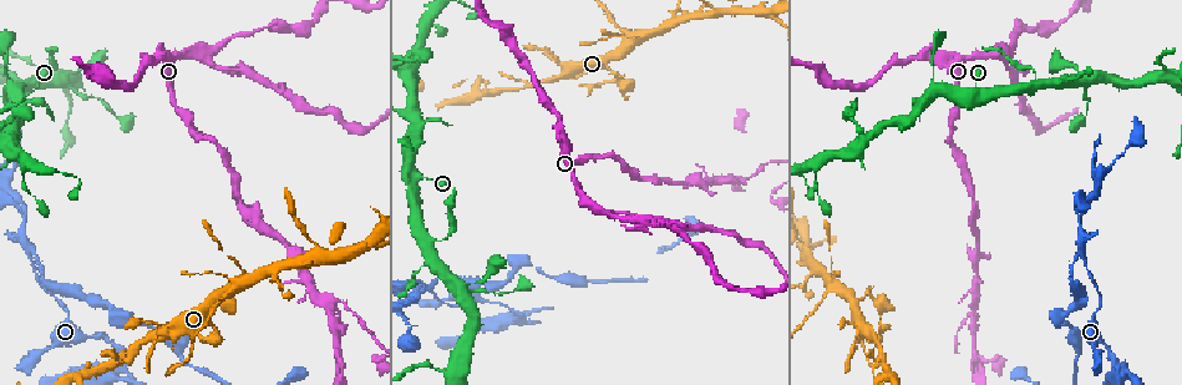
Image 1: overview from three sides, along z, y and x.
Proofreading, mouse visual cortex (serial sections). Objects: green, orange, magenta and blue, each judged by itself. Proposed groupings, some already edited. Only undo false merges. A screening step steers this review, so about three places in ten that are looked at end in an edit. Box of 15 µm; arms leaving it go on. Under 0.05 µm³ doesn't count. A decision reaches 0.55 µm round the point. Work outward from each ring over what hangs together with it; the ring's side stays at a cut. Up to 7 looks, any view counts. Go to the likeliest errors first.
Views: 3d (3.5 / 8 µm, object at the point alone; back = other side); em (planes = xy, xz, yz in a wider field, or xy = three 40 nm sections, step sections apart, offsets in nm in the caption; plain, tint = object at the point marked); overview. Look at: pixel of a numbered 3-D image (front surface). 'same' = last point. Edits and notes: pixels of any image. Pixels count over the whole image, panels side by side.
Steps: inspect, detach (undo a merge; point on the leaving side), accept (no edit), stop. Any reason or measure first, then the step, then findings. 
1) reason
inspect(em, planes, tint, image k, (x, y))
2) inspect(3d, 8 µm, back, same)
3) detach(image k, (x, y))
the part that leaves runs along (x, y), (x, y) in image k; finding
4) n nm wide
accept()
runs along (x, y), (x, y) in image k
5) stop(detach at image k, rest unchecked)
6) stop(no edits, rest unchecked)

three arms meet
inspect(3d, 3.5 µm, image 1, (200, 50))

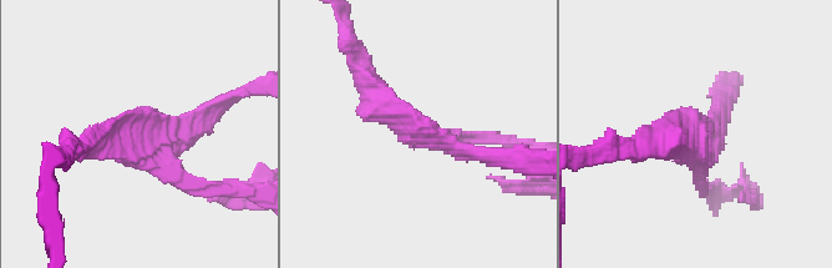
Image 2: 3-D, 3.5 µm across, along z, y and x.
3 arms; arms of 150, 200, 200 nm
inspect(em, xy, step 2, plain, image 2, (412, 133))

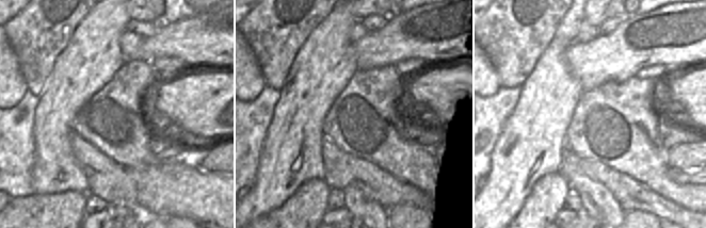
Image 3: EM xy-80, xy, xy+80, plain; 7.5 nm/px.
inspect(em, xy, step 2, tint, same)

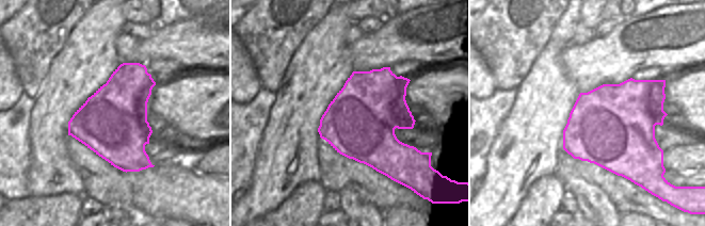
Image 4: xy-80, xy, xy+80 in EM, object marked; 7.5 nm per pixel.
accept()
one cell here

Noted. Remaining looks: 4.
thin neck
inspect(3d, 8 µm, back, image 1, (282, 92))

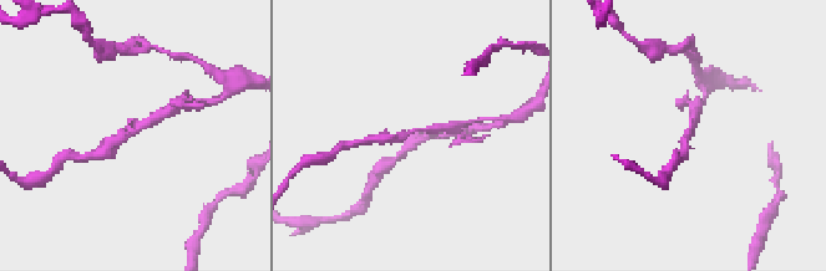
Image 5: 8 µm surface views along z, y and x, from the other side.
need the tissue
inspect(em, xy, step 1, tint, image 5, (689, 134))

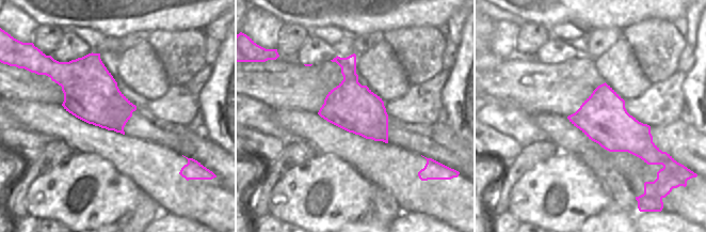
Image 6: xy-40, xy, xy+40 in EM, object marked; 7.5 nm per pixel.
arms of 250, 300 nm
accept()
runs along (161, 114), (102, 151) in image 5; all the same cell

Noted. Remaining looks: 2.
narrows sharply
inspect(3d, 3.5 µm, image 1, (911, 58))

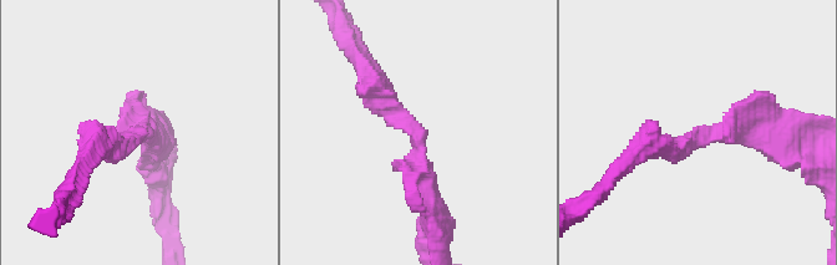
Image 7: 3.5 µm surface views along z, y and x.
need the tissue
inspect(em, xy, step 2, tint, image 7, (138, 133))

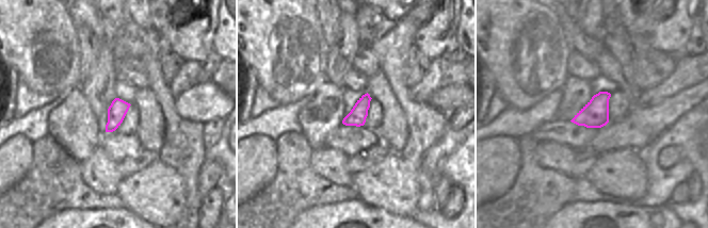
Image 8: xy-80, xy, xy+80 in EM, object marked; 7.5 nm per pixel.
accept()
runs along (436, 218), (417, 134), (371, 83) in image 7; one cell here

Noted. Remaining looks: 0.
stop(no edits, rest unchecked)

